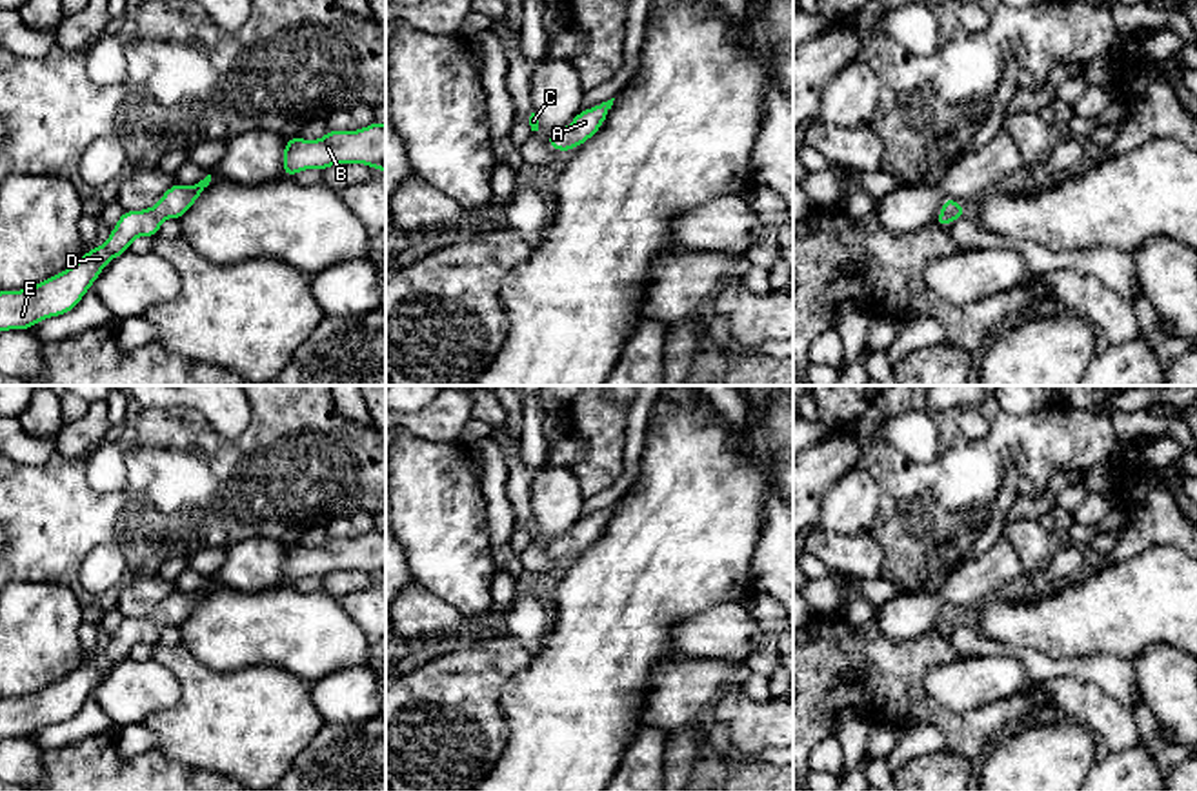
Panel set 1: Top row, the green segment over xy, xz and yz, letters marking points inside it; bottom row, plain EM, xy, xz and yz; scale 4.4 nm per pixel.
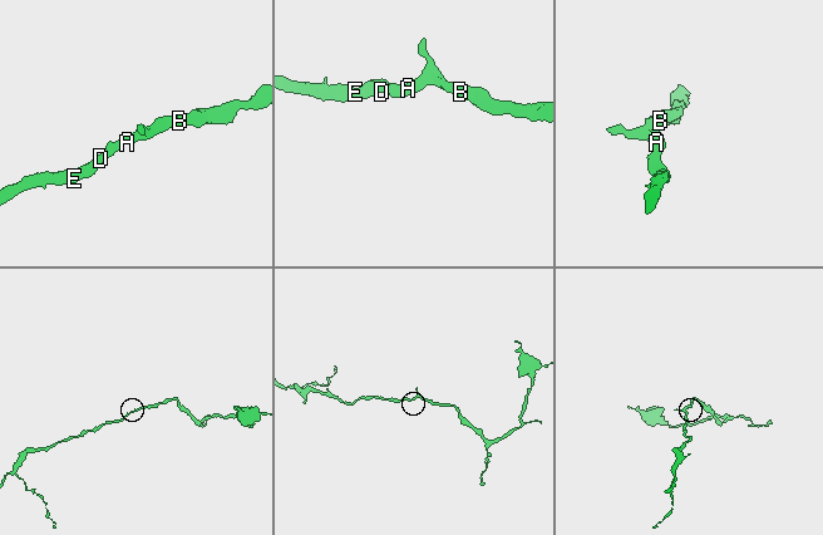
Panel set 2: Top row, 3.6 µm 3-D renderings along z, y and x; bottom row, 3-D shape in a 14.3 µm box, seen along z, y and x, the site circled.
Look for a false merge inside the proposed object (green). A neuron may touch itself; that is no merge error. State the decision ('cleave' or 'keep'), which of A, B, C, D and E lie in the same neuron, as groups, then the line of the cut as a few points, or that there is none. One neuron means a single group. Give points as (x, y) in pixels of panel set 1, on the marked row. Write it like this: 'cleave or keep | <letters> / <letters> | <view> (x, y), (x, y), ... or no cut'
keep | A B C D E | no cut

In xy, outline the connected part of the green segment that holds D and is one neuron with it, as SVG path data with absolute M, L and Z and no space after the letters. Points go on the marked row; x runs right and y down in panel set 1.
M211 175L195 185L173 184L156 205L124 211L107 242L89 249L65 271L20 291L0 291L0 331L31 329L35 324L75 309L104 267L129 251L138 236L158 236L164 218L180 220L211 182Z

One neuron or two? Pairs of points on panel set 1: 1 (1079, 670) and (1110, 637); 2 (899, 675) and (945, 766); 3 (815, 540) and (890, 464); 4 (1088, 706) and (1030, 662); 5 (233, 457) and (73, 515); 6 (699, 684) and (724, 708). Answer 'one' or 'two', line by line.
1: two
2: two
3: two
4: two
5: one
6: two

